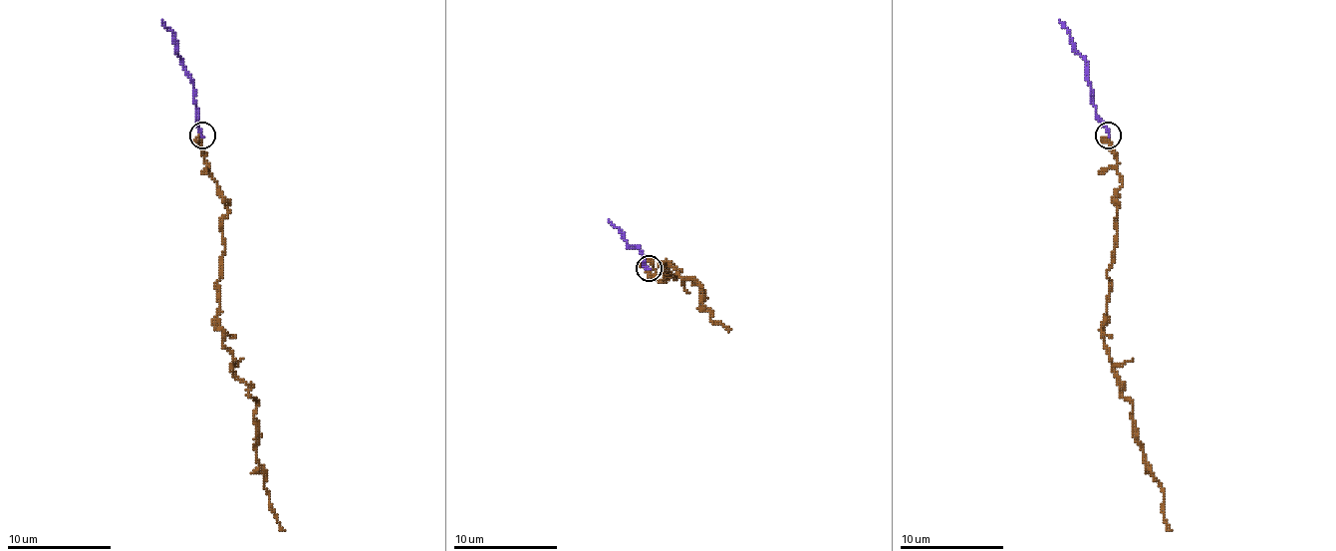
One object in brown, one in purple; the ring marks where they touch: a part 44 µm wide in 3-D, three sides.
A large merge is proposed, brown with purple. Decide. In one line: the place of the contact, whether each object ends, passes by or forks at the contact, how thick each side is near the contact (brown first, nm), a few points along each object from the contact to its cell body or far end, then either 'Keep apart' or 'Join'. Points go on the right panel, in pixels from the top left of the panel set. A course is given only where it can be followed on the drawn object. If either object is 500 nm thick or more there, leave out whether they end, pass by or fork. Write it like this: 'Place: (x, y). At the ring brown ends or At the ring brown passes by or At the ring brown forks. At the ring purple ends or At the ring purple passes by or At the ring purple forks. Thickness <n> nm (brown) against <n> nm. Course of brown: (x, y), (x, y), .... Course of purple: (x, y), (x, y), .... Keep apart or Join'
Place: (1108, 135). At the ring brown ends. At the ring purple ends. Thickness 280 nm (brown) against 150 nm. Course of brown: (1109, 135), (1122, 183), (1101, 338), (1127, 400), (1143, 462), (1164, 493), (1169, 530). Course of purple: (1109, 135), (1096, 114), (1085, 59), (1059, 20). Keep apart

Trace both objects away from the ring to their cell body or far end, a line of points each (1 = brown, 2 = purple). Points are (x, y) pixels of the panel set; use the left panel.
1: (201, 135), (209, 176), (227, 210), (217, 327), (232, 372), (256, 400), (256, 462), (269, 509), (285, 530)
2: (201, 135), (193, 83), (162, 20)

